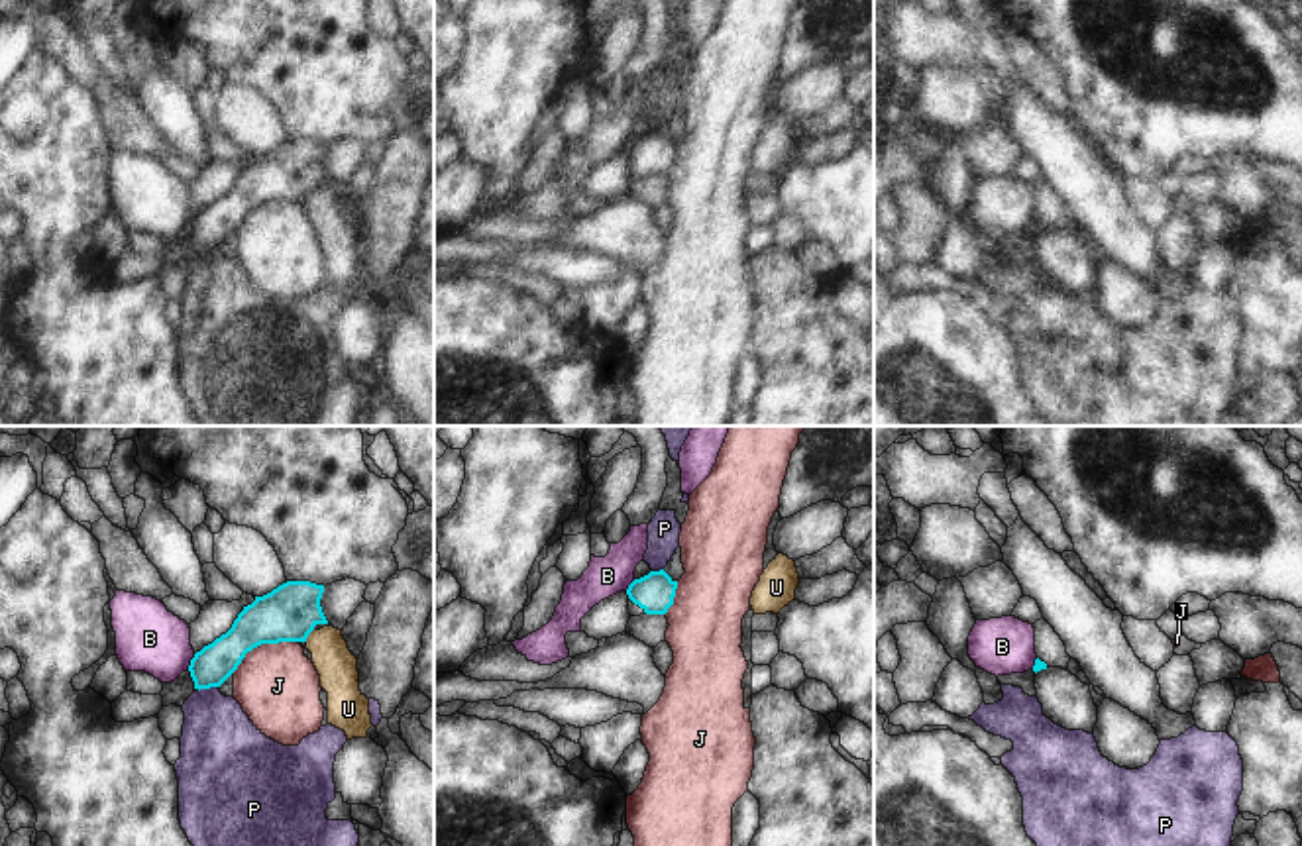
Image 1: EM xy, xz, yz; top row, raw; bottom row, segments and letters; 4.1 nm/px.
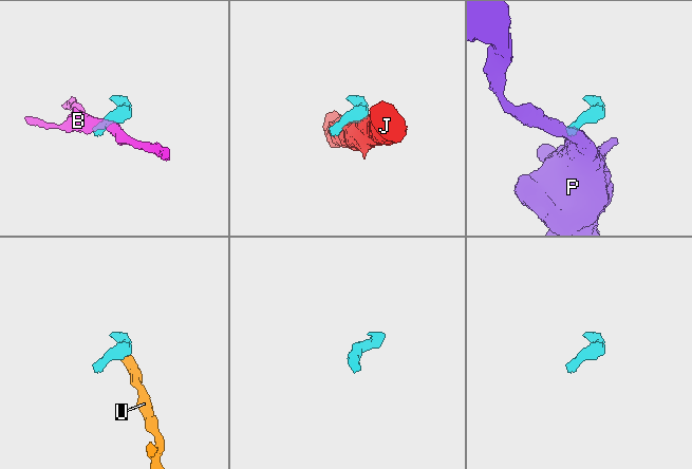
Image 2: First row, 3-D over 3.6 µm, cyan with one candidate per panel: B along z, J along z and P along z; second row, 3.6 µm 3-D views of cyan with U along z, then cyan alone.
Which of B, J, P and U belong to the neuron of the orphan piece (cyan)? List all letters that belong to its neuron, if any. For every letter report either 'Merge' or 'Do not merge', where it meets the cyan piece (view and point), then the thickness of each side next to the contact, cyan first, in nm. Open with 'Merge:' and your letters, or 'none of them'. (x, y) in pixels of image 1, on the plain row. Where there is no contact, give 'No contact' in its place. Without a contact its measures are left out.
Merge: none of them
B: Do not merge. Touches cyan at xy (191, 222). Thickness 160 nm (cyan) against 280 nm
J: Do not merge. Touches cyan at xy (262, 203). Thickness 240 nm (cyan) against 340 nm
P: Do not merge. Touches cyan at xy (207, 248). Thickness 160 nm (cyan) against 320 nm
U: Do not merge. Touches cyan at xy (309, 193). Thickness 240 nm (cyan) against 160 nm.

